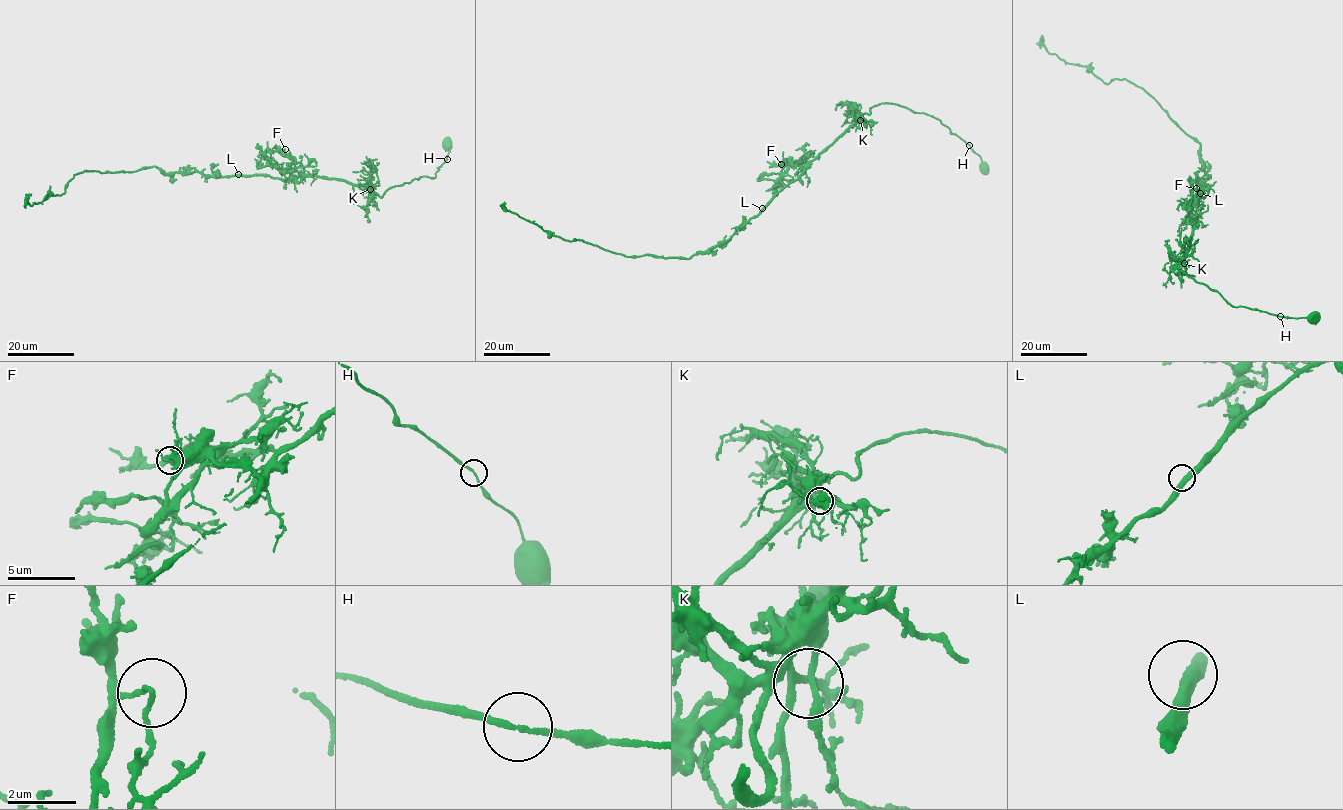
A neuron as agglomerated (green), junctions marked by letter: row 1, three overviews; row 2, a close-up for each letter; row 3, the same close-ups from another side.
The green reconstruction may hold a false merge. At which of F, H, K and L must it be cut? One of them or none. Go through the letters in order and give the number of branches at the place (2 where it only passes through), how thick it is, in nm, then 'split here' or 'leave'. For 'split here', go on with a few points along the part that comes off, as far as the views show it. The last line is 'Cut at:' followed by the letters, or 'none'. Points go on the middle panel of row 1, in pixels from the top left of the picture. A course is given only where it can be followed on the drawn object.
F: 2 | 110 nm | split here | (782, 164), (790, 161), (781, 172), (778, 185), (766, 191)
H: 2 | 150 nm | leave
K: 2 | 160 nm | leave
L: 2 | 400 nm | leave
Cut at: F

